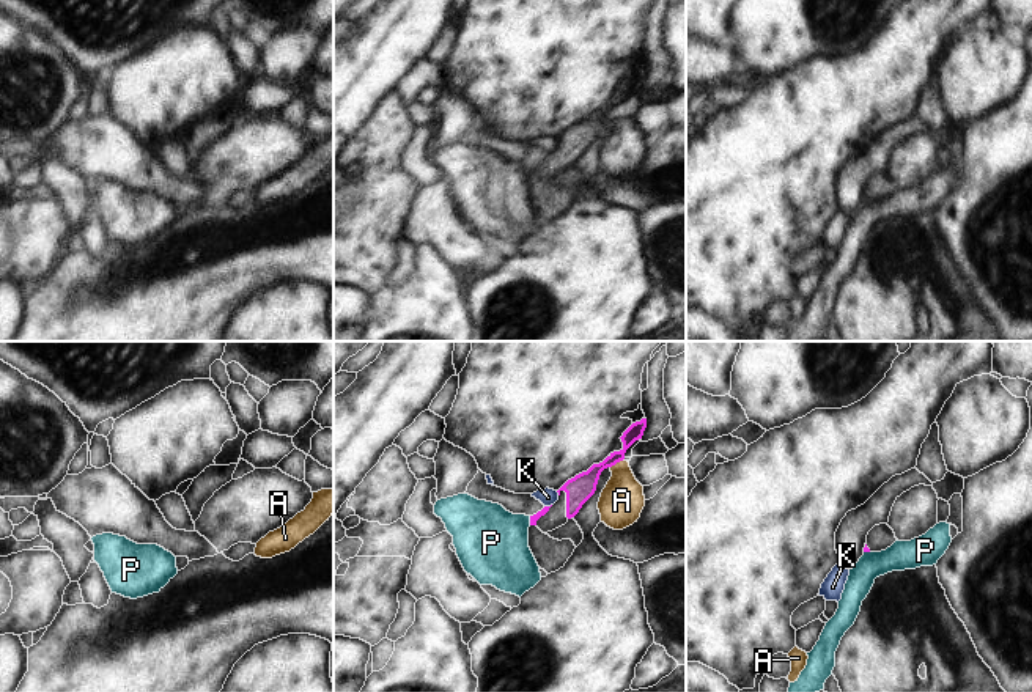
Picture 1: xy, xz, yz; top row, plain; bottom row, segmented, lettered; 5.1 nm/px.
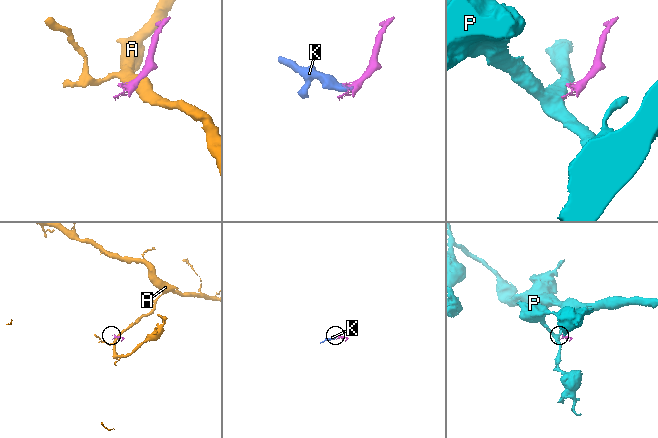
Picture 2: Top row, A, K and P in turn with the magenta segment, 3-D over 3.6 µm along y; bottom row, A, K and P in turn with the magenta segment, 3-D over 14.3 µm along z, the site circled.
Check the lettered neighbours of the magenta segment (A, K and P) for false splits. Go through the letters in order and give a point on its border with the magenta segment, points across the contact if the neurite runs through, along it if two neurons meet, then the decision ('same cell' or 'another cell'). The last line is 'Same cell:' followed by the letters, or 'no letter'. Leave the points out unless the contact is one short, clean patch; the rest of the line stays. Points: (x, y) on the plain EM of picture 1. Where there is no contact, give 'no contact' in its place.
A: xz (615, 110) | along xz (622, 107), (611, 115) | another cell
K: xz (548, 154) | along xz (551, 151), (545, 154) | another cell
P: xz (530, 169) | along xz (529, 164), (530, 172) | another cell
Same cell: no letter

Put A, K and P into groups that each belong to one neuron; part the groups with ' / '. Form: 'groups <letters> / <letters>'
groups A / K / P

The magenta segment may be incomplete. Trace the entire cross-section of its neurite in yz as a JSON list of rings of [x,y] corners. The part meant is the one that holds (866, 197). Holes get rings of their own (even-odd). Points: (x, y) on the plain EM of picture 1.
[[[887,171],[875,173],[868,182],[864,200],[881,200],[897,189],[894,178]]]

